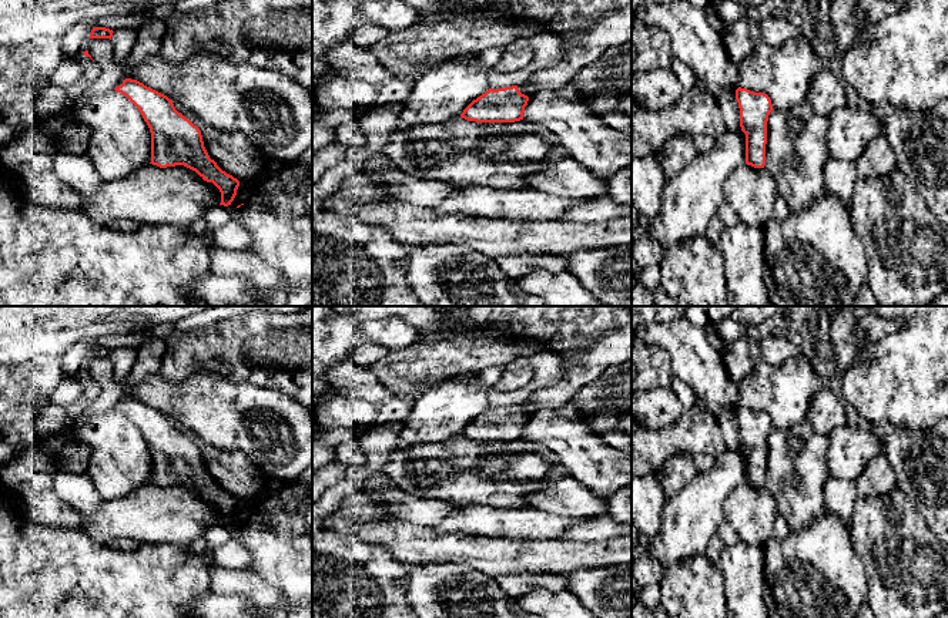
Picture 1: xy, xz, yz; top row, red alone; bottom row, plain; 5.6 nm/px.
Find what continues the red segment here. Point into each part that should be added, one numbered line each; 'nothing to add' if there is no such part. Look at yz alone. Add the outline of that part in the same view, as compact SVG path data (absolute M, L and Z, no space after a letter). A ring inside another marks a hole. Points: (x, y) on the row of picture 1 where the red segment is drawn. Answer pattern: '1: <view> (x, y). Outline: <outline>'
1: yz (729, 104). Outline: M724 91L718 101L727 131L741 131L740 108L733 91Z

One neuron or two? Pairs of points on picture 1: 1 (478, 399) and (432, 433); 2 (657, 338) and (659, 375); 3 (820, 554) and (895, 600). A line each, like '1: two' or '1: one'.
1: one
2: two
3: two

